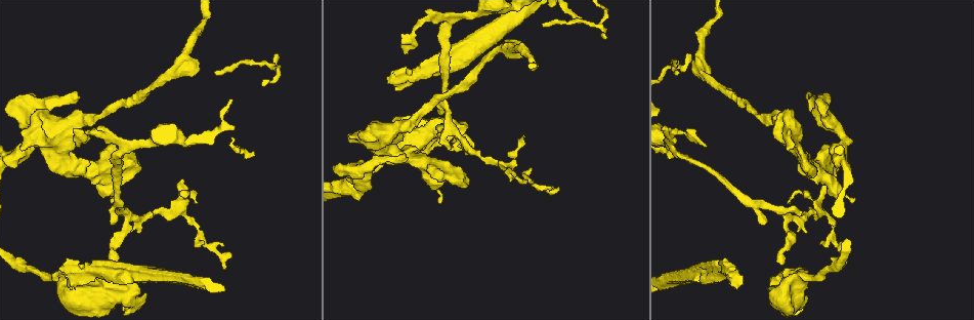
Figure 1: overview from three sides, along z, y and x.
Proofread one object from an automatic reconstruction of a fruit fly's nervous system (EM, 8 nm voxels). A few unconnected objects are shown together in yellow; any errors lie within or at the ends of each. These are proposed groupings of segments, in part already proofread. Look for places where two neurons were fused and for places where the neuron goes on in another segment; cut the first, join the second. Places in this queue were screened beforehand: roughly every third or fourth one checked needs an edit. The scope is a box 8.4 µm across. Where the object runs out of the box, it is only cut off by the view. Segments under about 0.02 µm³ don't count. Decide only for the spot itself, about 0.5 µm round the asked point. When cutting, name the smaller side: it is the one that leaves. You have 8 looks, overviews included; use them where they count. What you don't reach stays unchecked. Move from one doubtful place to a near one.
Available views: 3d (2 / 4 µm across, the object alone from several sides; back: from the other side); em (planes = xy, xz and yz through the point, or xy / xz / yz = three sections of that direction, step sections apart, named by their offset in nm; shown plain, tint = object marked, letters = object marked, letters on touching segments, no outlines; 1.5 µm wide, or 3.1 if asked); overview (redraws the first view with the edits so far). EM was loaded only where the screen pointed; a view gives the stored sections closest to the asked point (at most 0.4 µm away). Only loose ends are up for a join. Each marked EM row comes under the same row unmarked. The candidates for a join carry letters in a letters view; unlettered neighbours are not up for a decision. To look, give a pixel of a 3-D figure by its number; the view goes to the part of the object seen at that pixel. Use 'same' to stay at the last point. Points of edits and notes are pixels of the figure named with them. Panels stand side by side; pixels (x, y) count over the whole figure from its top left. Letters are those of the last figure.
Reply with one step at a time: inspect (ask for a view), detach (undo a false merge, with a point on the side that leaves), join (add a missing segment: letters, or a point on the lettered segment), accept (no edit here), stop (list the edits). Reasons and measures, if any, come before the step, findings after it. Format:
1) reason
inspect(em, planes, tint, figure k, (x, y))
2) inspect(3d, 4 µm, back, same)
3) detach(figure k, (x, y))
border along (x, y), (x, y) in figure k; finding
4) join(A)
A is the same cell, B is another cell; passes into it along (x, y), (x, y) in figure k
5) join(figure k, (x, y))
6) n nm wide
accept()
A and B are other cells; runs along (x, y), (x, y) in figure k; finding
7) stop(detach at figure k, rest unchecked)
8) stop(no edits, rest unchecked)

an open end
inspect(em, xy, step 8, letters, figure 1, (113, 200))

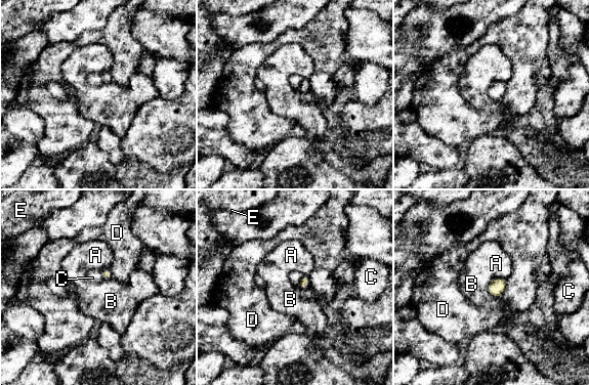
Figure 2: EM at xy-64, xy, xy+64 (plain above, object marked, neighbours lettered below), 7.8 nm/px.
inspect(em, planes, letters, same)

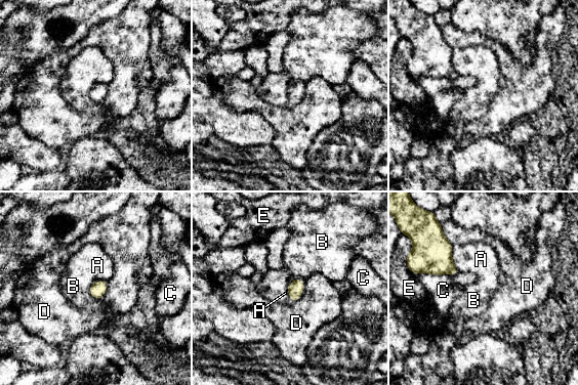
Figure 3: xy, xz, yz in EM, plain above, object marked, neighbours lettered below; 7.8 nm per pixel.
accept()
A, B, C, D and E are other cells; border along (108, 282), (108, 288), (99, 299) in figure 3; no lettered segment goes on from it

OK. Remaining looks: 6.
stops while still wide
inspect(3d, 2 µm, figure 1, (144, 294))

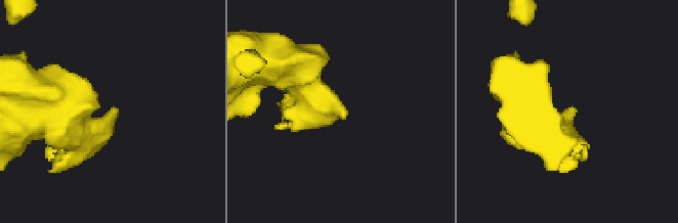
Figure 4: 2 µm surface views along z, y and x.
need the tissue
inspect(em, yz, step 8, tint, figure 4, (575, 109))

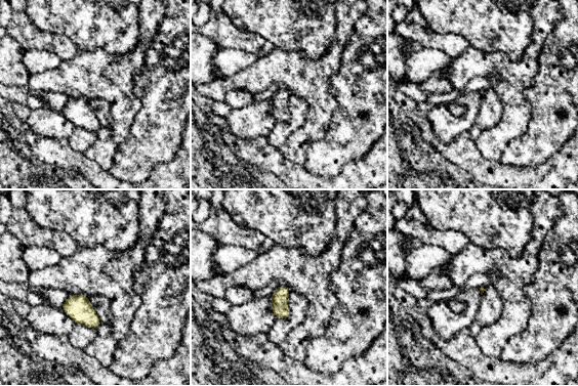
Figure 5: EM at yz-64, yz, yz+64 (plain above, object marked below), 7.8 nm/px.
inspect(em, planes, letters, same)

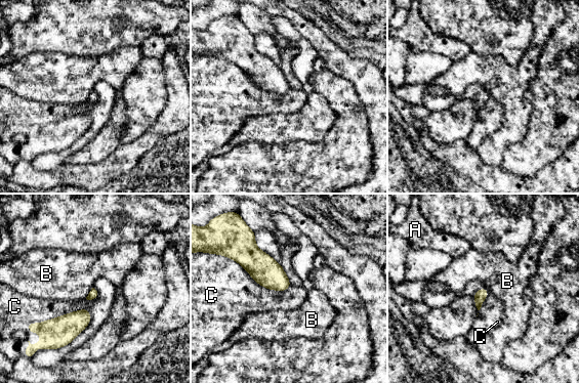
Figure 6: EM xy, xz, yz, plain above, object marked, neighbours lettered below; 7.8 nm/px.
accept()
A, B and C are other cells; border along (92, 287), (85, 297) in figure 6; no lettered segment goes on from it

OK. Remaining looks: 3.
thin end
inspect(3d, 4 µm, figure 1, (182, 180))

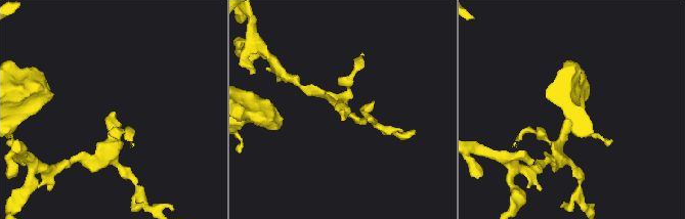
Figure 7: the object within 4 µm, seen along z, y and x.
need the tissue
inspect(em, planes, tint, figure 7, (344, 111))

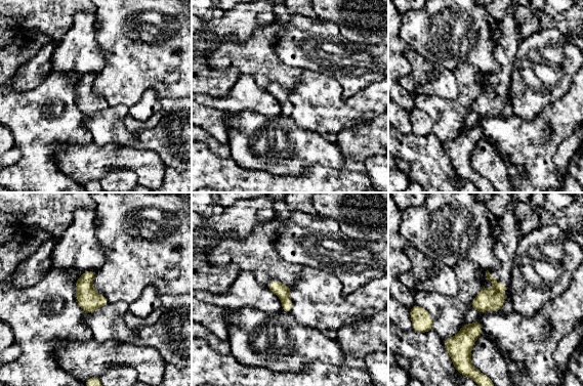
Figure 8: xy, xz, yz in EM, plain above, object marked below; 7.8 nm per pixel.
see the neighbours
inspect(em, planes, letters, same)

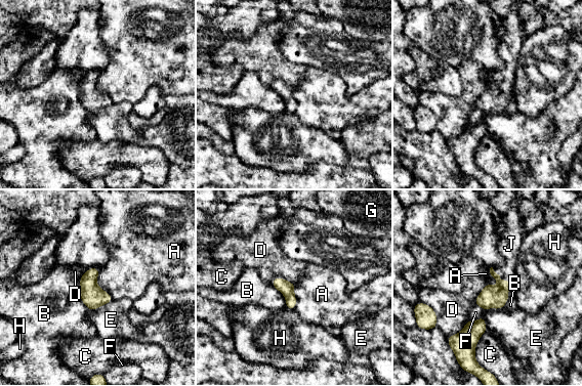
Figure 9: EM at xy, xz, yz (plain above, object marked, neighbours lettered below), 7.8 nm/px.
110 nm wide
join(J)
J is the same cell, A, B, C, D, E, F, G and H are other cells; passes into it along (491, 297), (502, 281), (509, 250) in figure 9; it goes on there

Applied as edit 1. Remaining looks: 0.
stop(join at figure 9, rest unchecked)

